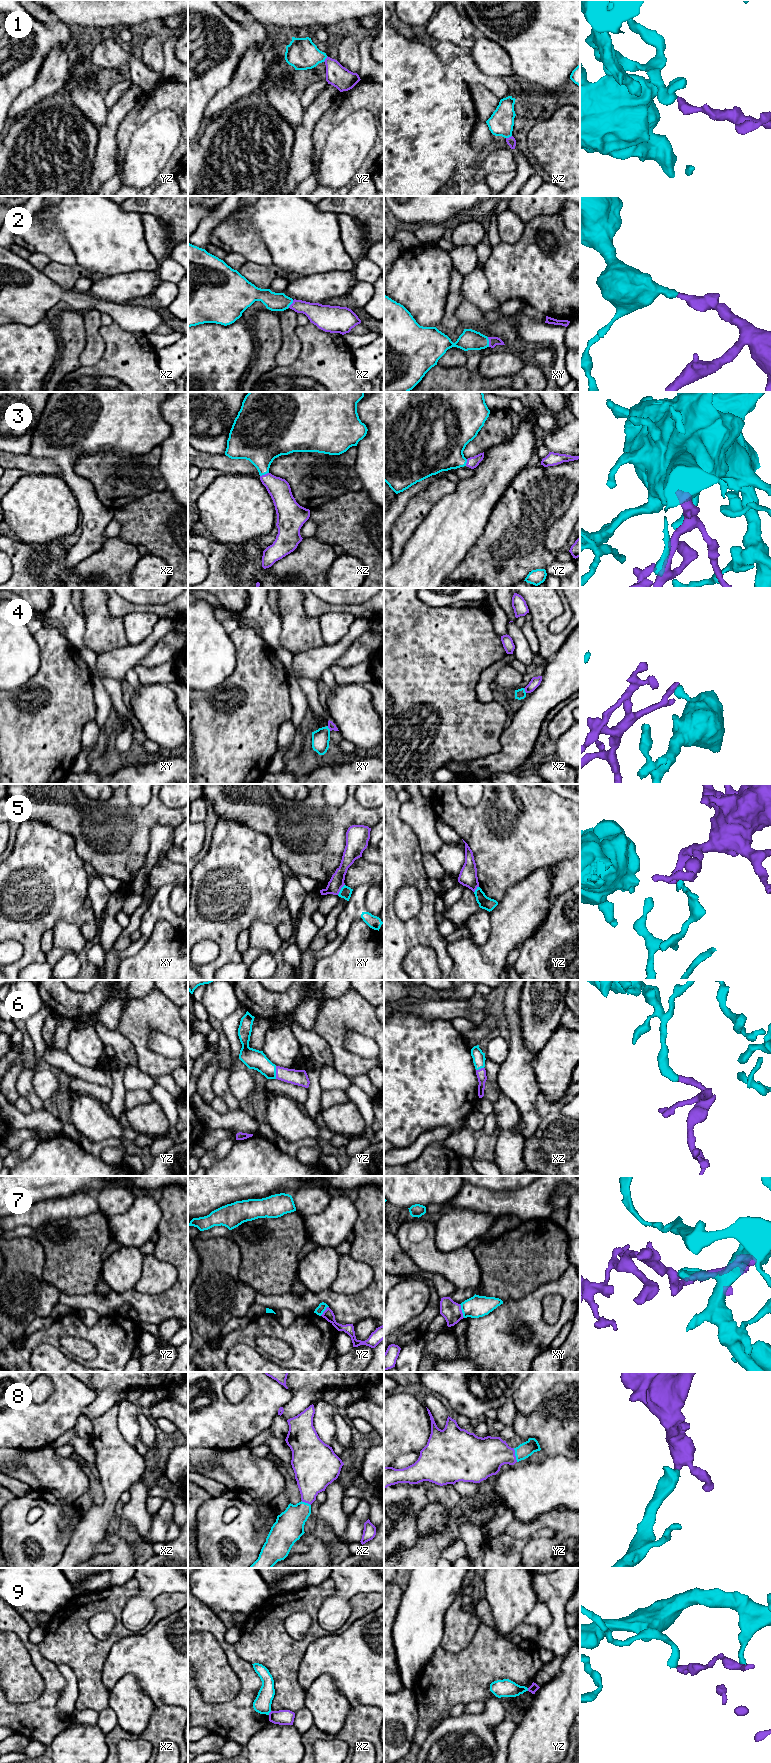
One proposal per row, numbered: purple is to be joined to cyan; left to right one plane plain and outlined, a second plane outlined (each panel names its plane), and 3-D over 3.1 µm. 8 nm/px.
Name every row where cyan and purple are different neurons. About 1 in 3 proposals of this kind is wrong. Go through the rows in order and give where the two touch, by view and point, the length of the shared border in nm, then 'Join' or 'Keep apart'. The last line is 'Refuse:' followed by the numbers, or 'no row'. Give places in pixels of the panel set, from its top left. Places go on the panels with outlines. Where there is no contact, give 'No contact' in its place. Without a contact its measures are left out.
1: Touches cyan at yz (325, 58). Shared border 60 nm. Join
2: Touches cyan at xy (488, 342). Shared border 80 nm. Join
3: Touches cyan at xz (264, 474). Shared border 80 nm. Join
4: Touches cyan at xy (328, 728). Shared border 50 nm. Keep apart
5: Touches cyan at xy (341, 889). Shared border 110 nm. Keep apart
6: Touches cyan at yz (275, 1072). Shared border 100 nm. Join
7: Touches cyan at xy (462, 1311). Shared border 120 nm. Keep apart
8: Touches cyan at yz (515, 1455). Shared border 120 nm. Join
9: Touches cyan at xz (269, 1712). Shared border 40 nm. Keep apart
Refuse: 4, 5, 7, 9

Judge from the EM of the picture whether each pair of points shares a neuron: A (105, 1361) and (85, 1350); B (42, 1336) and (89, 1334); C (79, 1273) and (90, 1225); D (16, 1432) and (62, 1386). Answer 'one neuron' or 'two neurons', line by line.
A: two neurons
B: one neuron
C: one neuron
D: one neuron

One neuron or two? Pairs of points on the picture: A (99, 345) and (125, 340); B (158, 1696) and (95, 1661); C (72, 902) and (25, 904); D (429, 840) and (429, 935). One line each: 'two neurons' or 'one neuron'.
A: two neurons
B: two neurons
C: one neuron
D: two neurons

